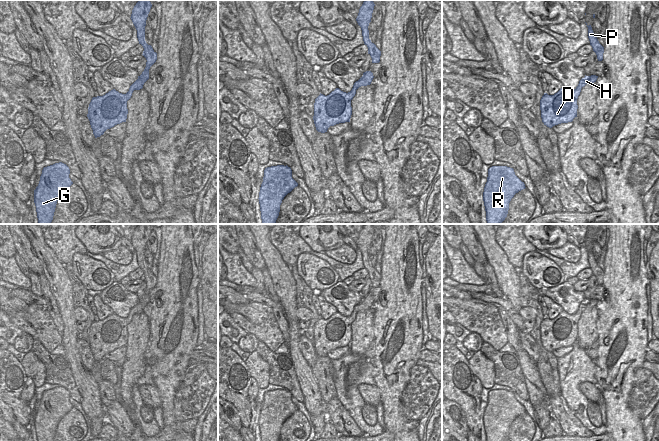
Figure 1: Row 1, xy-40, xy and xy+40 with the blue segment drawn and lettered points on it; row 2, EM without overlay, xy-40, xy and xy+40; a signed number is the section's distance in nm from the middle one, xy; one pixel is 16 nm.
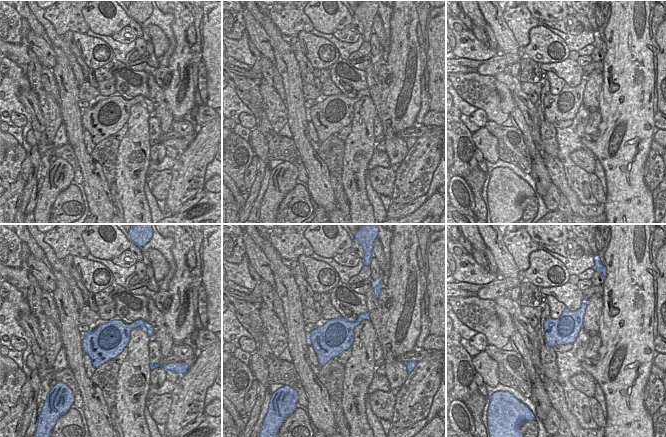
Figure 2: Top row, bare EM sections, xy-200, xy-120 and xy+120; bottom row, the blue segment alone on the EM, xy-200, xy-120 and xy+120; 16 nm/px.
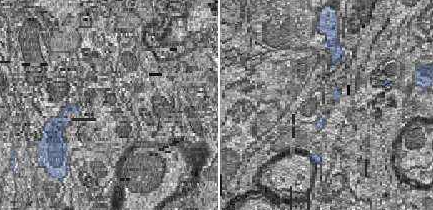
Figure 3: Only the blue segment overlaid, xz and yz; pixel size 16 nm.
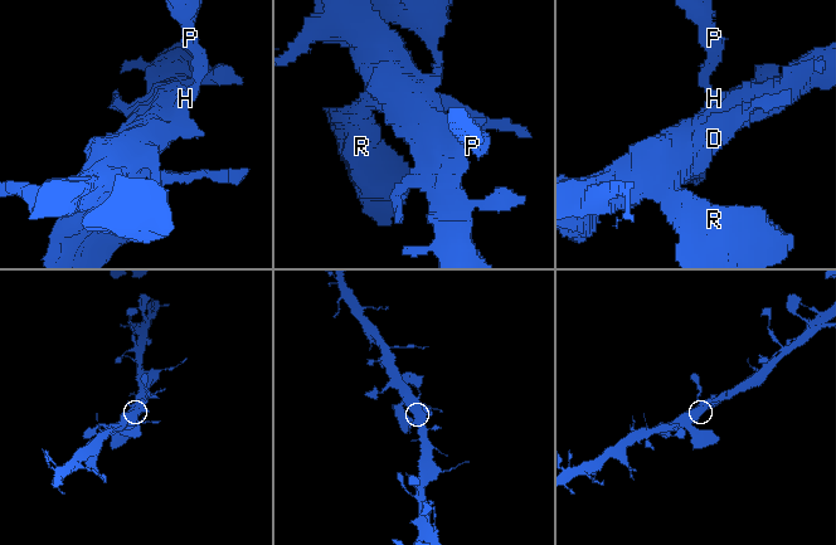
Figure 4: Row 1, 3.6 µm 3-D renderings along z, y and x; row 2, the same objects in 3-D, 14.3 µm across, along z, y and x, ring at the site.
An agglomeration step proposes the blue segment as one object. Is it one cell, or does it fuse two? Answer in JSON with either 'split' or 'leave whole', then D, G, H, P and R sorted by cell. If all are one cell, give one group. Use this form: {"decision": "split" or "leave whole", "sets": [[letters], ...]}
{"decision": "leave whole", "sets": [["D", "G", "H", "P", "R"]]}

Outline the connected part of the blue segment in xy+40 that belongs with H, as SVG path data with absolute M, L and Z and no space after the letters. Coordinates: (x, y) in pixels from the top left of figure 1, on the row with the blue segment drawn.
M591 75L582 78L578 86L570 91L564 86L554 95L544 93L540 100L541 118L544 125L552 128L561 123L572 122L577 117L577 99L581 89L586 84L596 82L598 76Z

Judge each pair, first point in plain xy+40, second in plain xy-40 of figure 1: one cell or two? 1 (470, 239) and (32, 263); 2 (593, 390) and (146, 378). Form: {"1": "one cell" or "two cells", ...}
{"1": "one cell", "2": "two cells"}

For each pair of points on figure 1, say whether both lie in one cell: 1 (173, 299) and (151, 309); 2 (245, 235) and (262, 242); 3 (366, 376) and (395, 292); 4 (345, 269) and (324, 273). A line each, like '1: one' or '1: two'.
1: one
2: two
3: two
4: two

